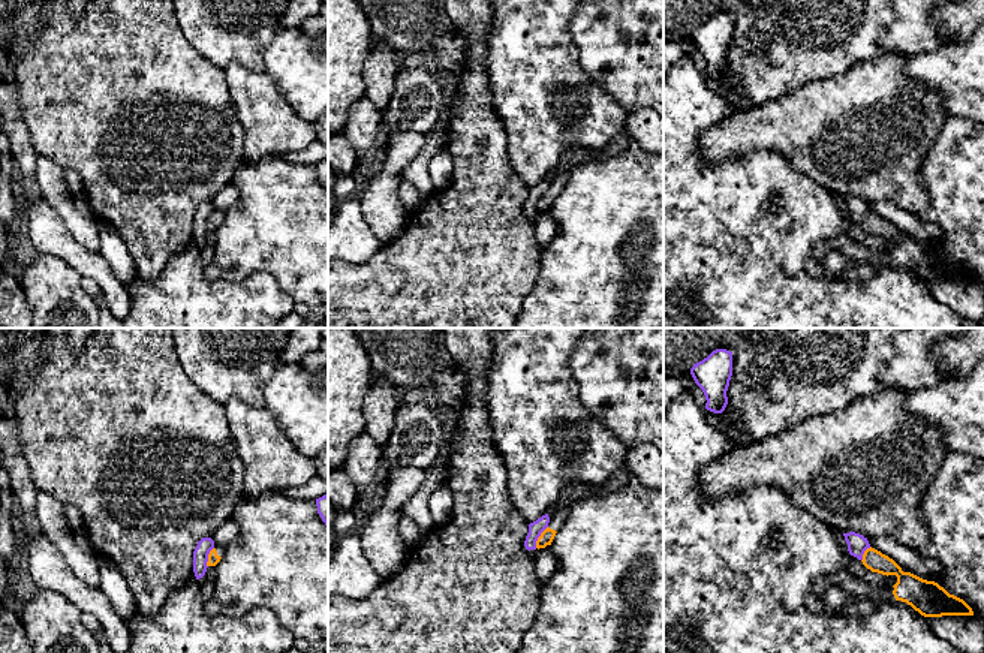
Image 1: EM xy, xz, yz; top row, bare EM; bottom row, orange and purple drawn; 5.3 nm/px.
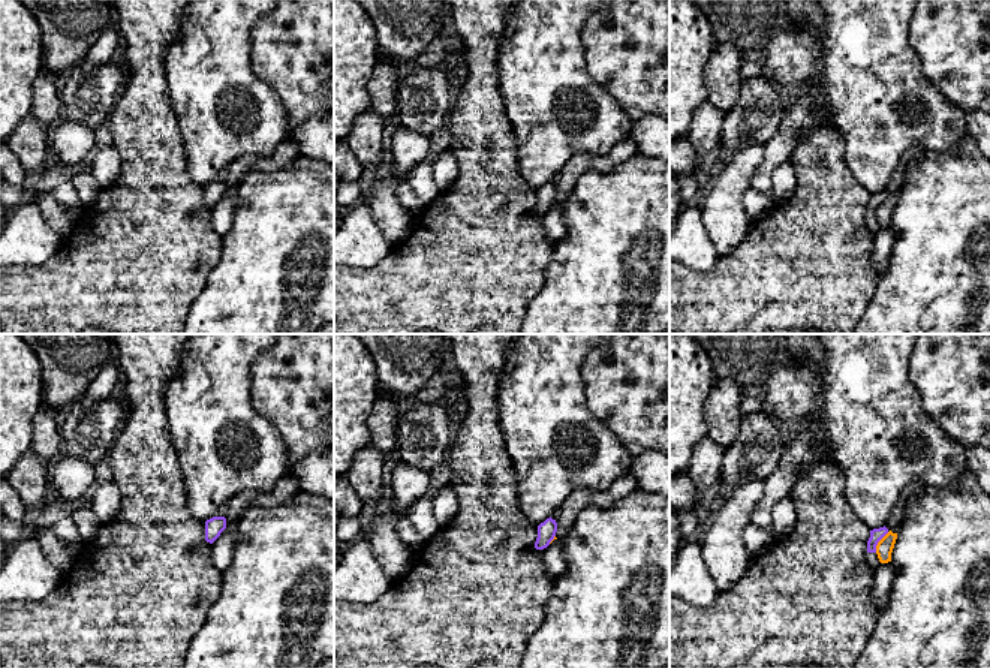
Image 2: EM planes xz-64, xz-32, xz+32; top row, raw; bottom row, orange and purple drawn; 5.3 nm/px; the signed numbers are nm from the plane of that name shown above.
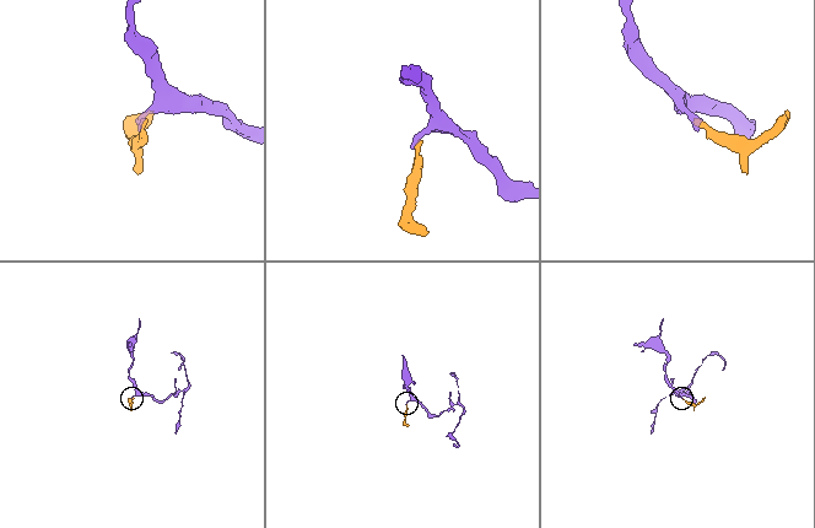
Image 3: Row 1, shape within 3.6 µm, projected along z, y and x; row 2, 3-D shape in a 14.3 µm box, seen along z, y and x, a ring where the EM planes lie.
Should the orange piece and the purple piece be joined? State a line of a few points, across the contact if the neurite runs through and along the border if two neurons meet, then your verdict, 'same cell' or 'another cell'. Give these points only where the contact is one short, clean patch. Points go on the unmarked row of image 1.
line xz (547, 190), (535, 211); another cell

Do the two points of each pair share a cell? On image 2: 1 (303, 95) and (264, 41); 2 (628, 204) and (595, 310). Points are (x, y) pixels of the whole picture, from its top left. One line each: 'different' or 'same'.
1: same
2: same

